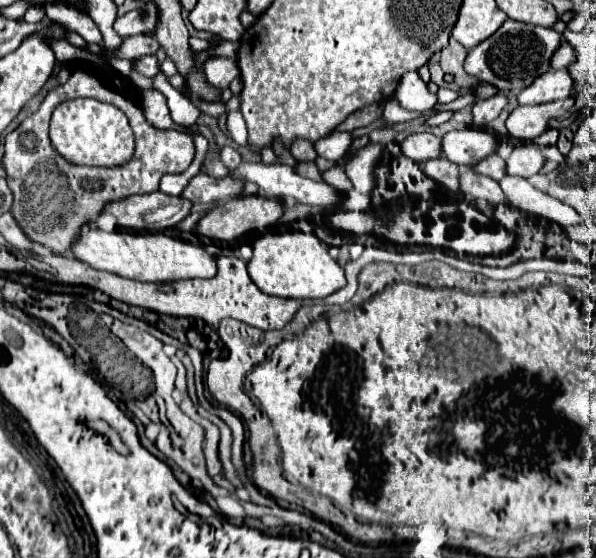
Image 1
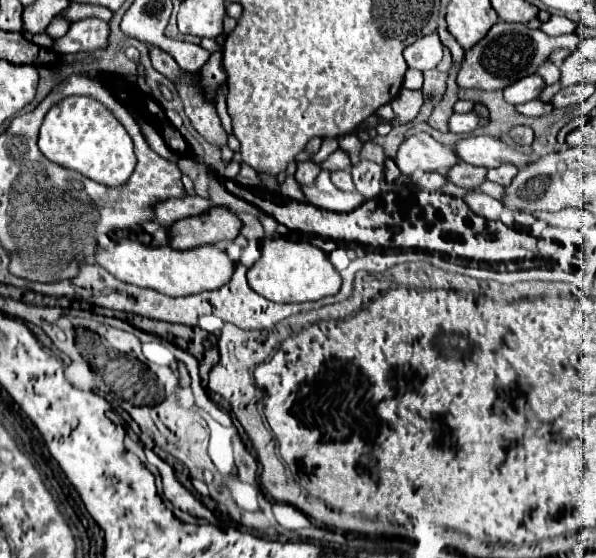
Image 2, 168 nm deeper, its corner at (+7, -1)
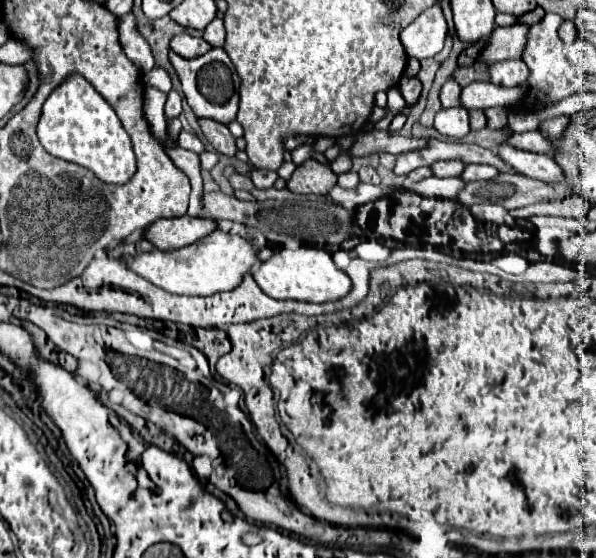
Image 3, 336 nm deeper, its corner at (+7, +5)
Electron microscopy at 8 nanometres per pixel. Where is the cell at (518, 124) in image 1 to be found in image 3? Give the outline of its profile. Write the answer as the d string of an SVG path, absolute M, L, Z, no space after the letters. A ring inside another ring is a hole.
M521 132L521 134L511 134L507 140L509 146L527 150L527 152L537 152L537 154L555 154L557 148L545 140L539 132Z

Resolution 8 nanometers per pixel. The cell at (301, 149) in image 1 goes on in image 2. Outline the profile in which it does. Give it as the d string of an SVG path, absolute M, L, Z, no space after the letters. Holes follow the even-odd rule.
M299 162L297 172L295 172L295 180L299 184L313 184L313 180L317 178L319 172L321 172L319 164L315 164L315 162Z

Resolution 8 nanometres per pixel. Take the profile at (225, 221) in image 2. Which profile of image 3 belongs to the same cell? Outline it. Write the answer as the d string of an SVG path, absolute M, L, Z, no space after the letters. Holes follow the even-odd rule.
M189 214L169 220L157 220L143 230L143 238L161 250L173 250L189 246L195 238L203 238L209 230L215 230L217 222L209 218L193 218Z

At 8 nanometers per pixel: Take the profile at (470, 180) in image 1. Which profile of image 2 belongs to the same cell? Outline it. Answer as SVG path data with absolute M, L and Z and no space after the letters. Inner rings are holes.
M473 190L473 192L469 192L463 200L465 200L465 202L469 204L469 208L471 208L473 212L477 212L479 216L485 216L487 220L499 220L499 214L501 214L503 204L501 204L499 200L495 200L495 198L491 198L489 194L479 192L479 190Z

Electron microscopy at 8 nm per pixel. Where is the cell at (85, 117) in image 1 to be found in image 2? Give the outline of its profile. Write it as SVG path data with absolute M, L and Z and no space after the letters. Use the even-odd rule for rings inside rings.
M69 96L47 112L39 132L39 148L55 164L77 170L107 186L125 184L135 170L133 142L121 122L101 102L85 96Z

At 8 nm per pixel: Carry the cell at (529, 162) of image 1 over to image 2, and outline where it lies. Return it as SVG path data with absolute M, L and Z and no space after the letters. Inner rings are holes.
M503 164L503 166L499 166L499 168L489 170L489 172L487 172L487 180L507 186L507 184L511 184L511 180L517 176L517 172L519 172L519 168L517 168L515 164Z

